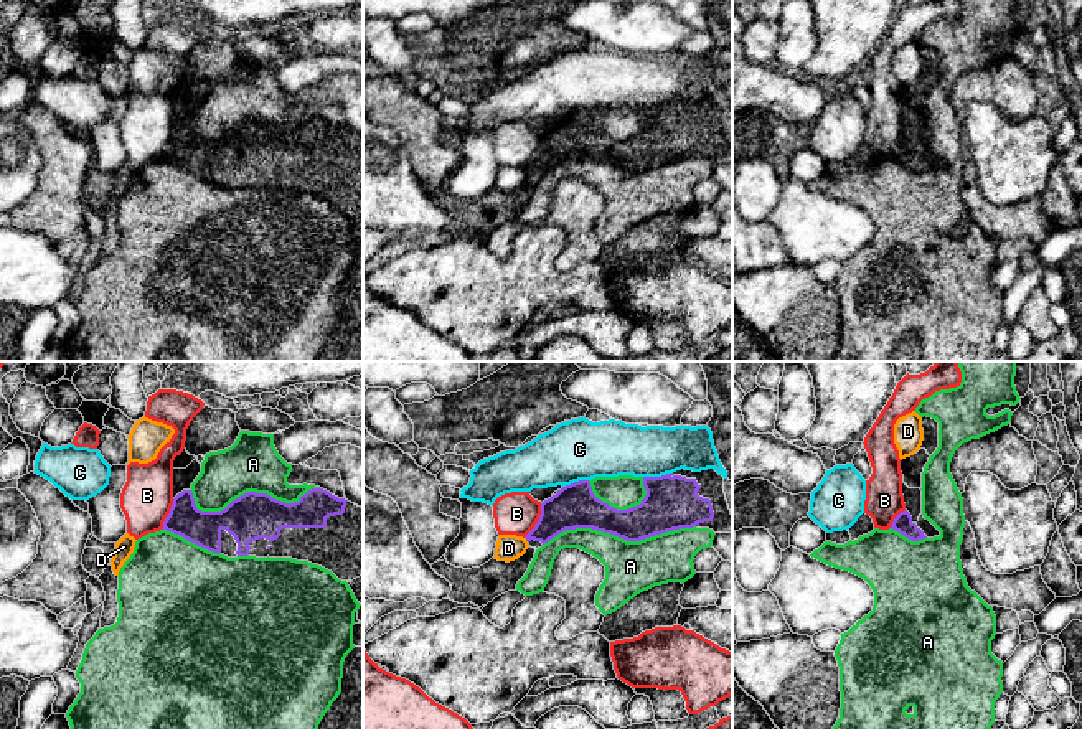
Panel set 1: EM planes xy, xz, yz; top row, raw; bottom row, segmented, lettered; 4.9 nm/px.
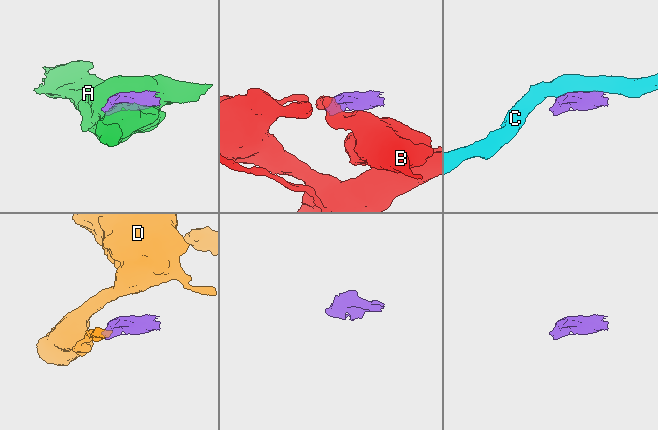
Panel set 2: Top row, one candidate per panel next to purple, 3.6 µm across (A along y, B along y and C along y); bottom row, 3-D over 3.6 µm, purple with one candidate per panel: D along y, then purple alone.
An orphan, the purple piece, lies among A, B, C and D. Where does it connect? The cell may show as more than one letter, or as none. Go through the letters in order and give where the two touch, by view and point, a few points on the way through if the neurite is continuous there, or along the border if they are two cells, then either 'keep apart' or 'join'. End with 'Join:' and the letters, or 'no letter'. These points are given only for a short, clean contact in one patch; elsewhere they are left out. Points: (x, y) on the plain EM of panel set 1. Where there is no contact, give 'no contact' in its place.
A: meets purple in xz at (619, 167); keep apart
B: meets purple in xz at (538, 150); border along xz (541, 134), (538, 152), (523, 167); keep apart
C: meets purple in xz at (657, 108); keep apart
D: meets purple in xz at (526, 170); border along xz (525, 167), (528, 172); keep apart
Join: no letter

